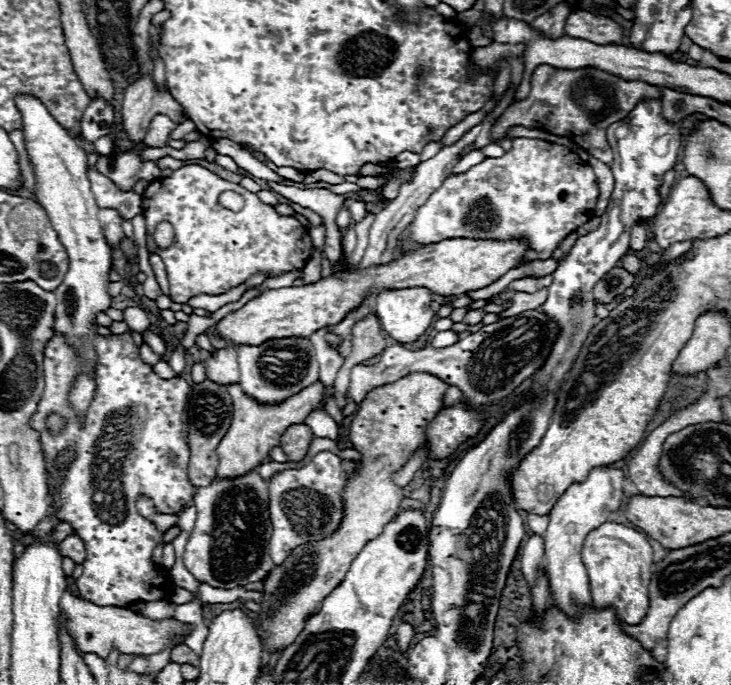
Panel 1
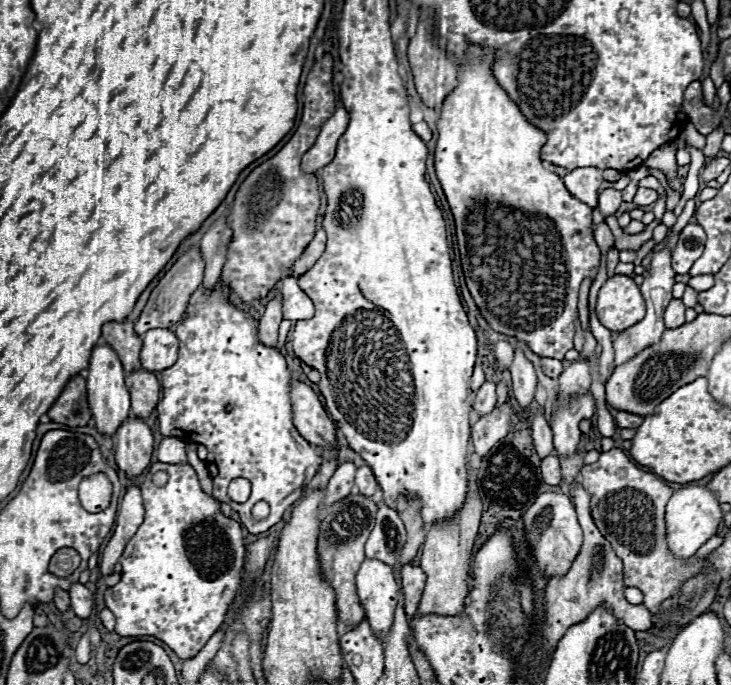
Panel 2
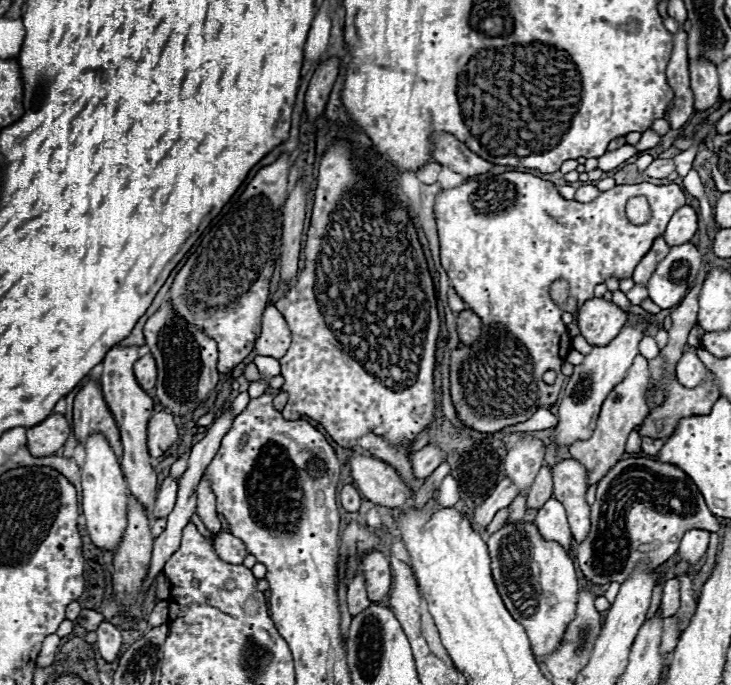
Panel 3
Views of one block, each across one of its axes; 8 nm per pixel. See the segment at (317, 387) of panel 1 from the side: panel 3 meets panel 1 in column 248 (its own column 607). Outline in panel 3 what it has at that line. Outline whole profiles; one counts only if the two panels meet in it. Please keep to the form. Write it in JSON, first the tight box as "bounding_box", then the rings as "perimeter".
{"bounding_box":[570,356,650,484],"perimeter":[[[638,356],[638,358],[634,358],[634,364],[628,370],[628,376],[604,400],[602,412],[598,418],[598,426],[592,432],[592,436],[588,440],[578,440],[570,446],[572,458],[582,462],[588,470],[588,484],[600,482],[606,476],[606,472],[614,466],[614,462],[618,462],[622,458],[628,434],[632,430],[636,430],[638,426],[642,426],[642,422],[646,420],[646,414],[650,414],[650,406],[646,400],[648,384],[650,384],[648,360],[644,356]]]}

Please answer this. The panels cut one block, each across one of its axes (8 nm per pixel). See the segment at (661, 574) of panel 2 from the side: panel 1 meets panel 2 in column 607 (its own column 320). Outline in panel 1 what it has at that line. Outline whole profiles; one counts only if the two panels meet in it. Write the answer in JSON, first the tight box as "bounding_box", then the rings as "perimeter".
{"bounding_box":[270,452,346,564],"perimeter":[[[318,452],[310,464],[300,470],[282,470],[270,480],[270,556],[276,564],[282,564],[284,558],[300,544],[310,540],[320,540],[332,534],[342,518],[340,490],[346,482],[346,472],[342,460],[332,452]]]}

